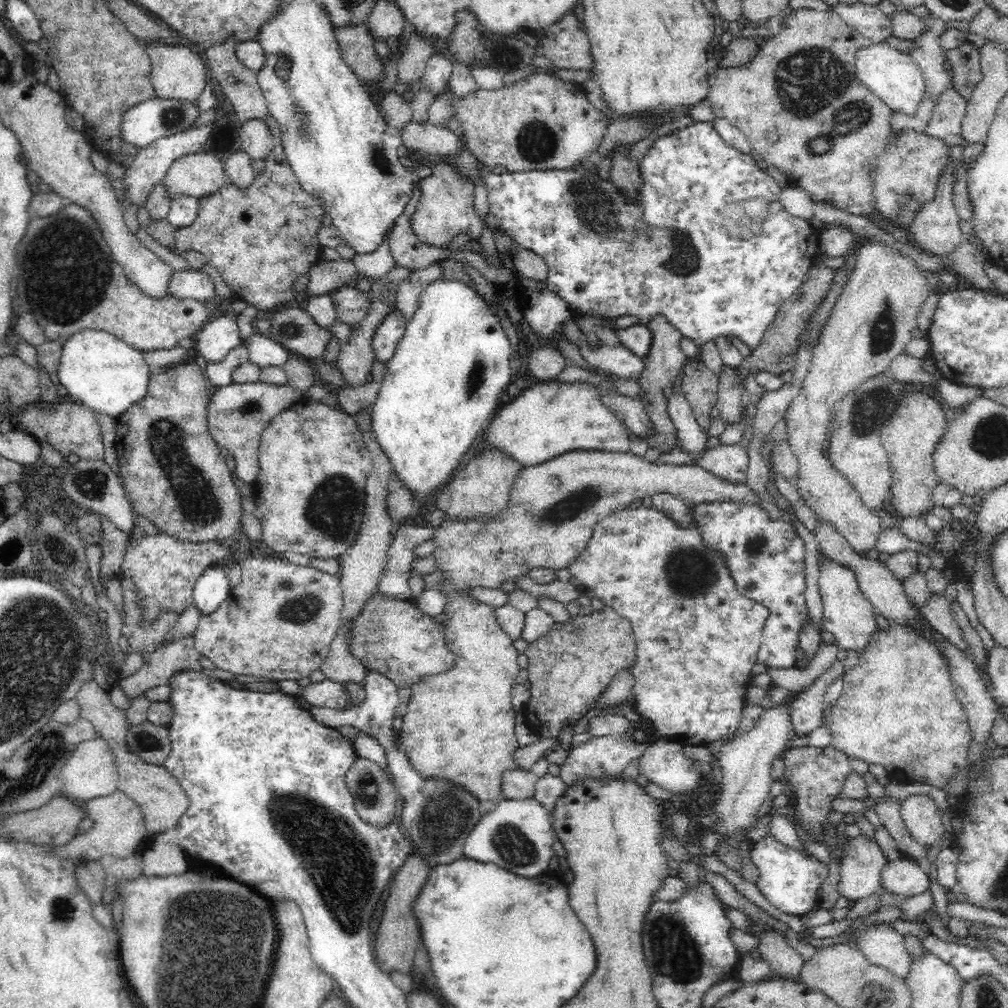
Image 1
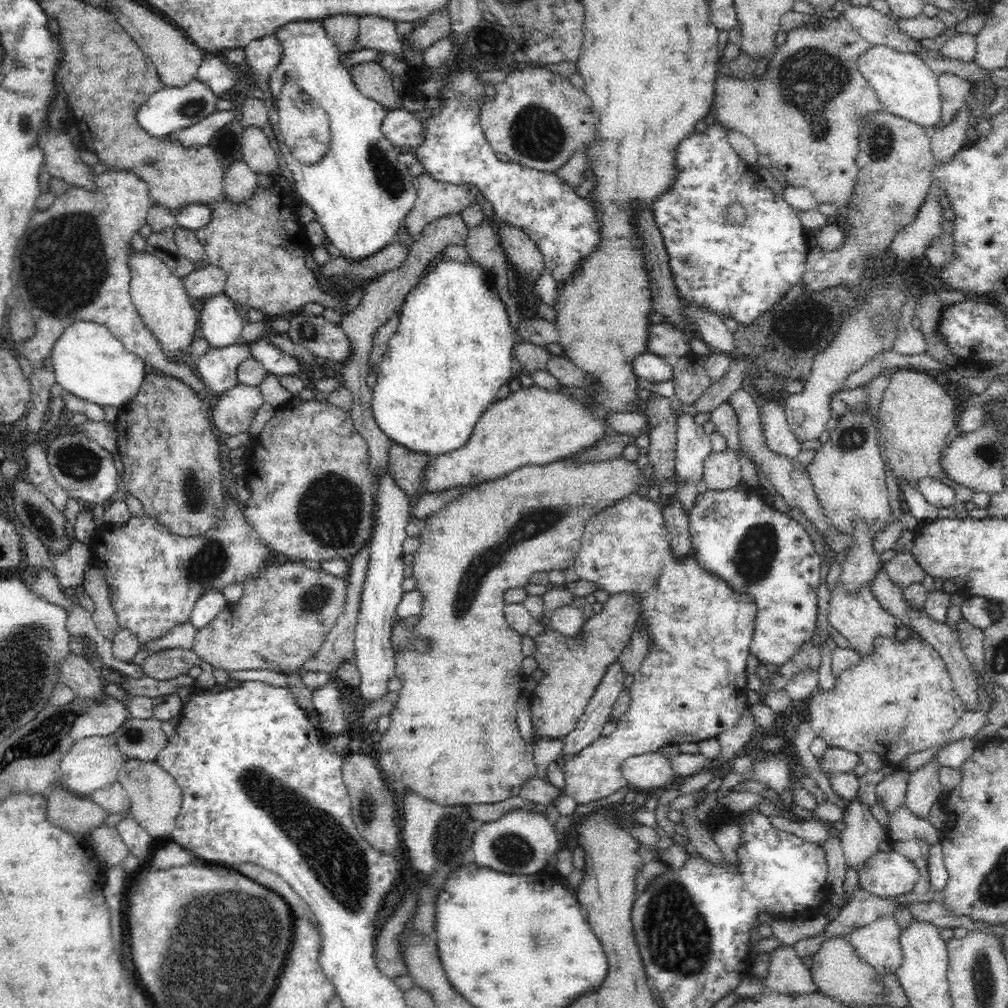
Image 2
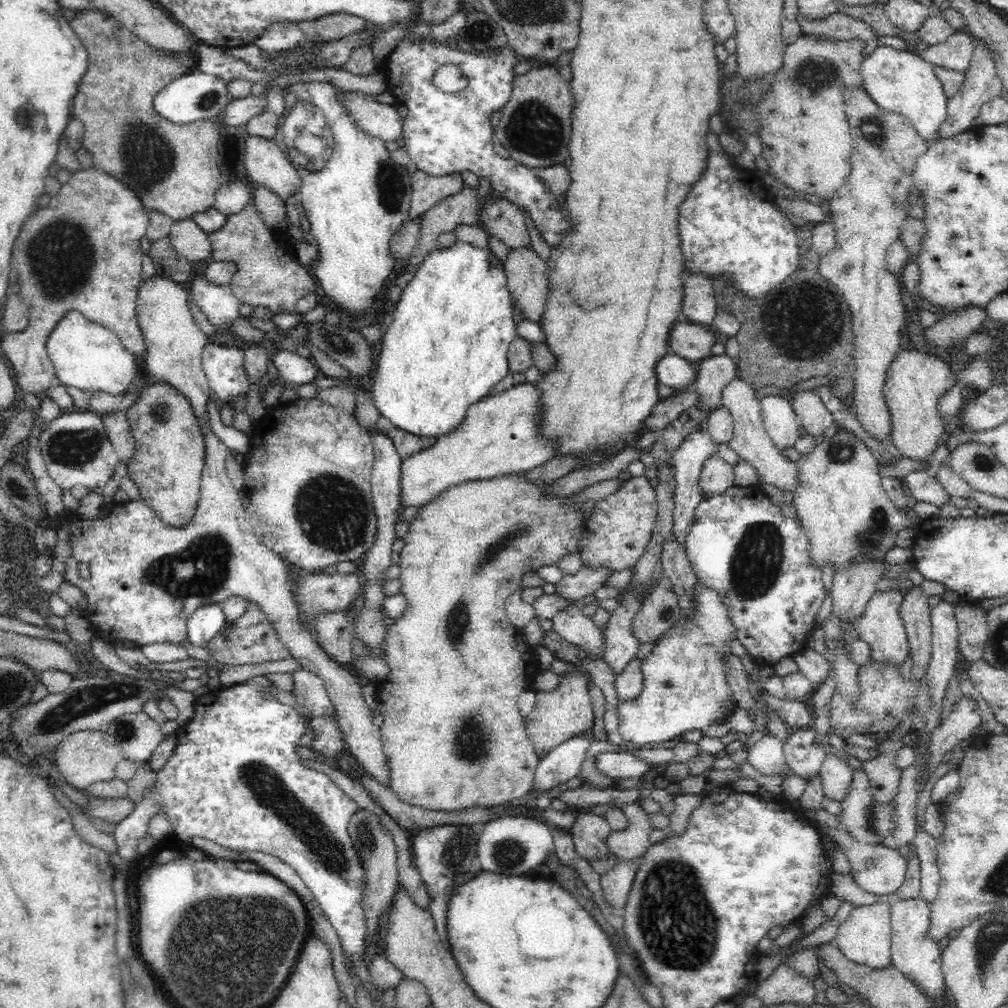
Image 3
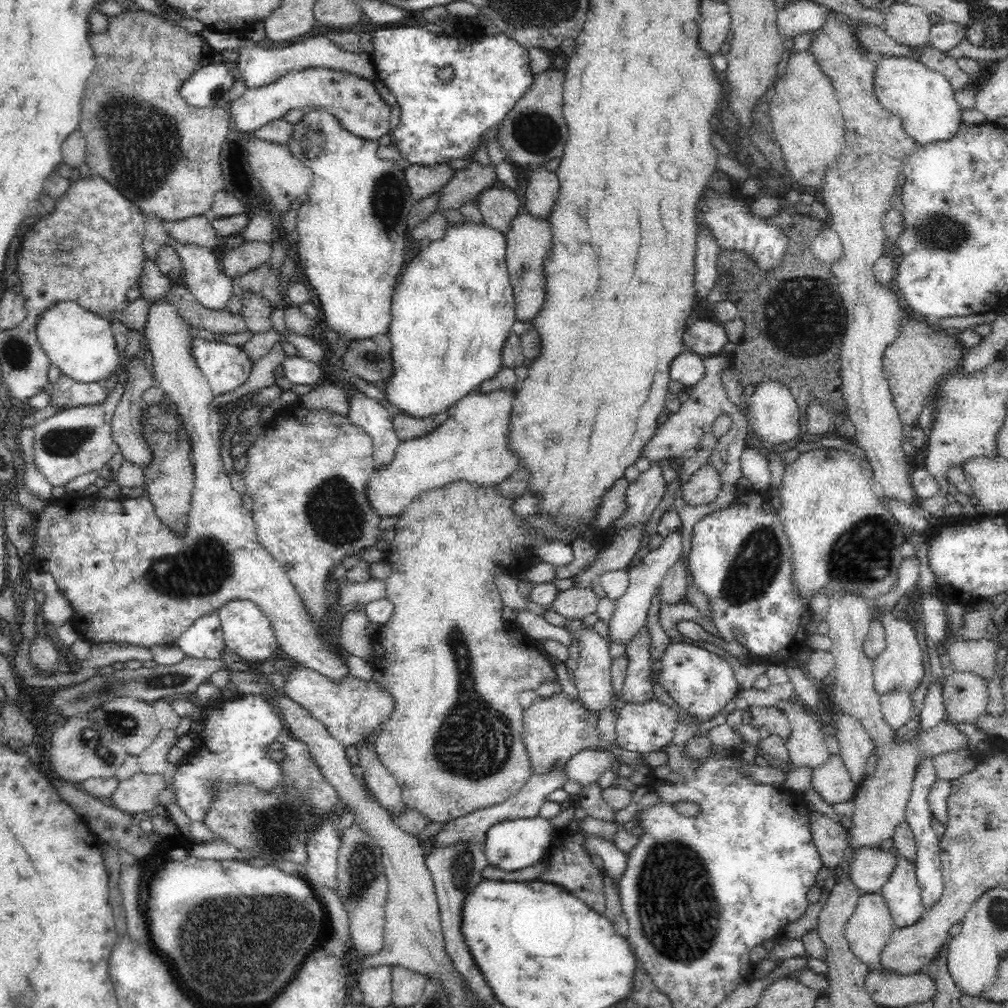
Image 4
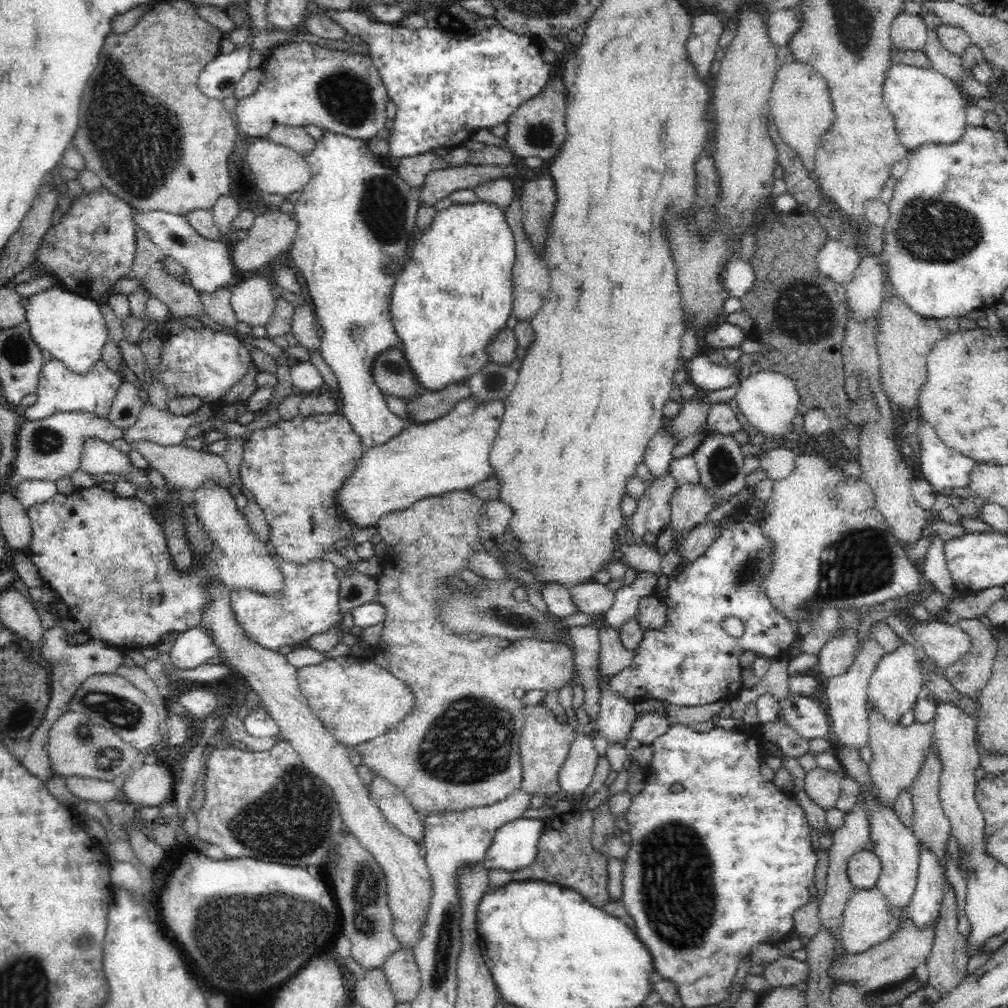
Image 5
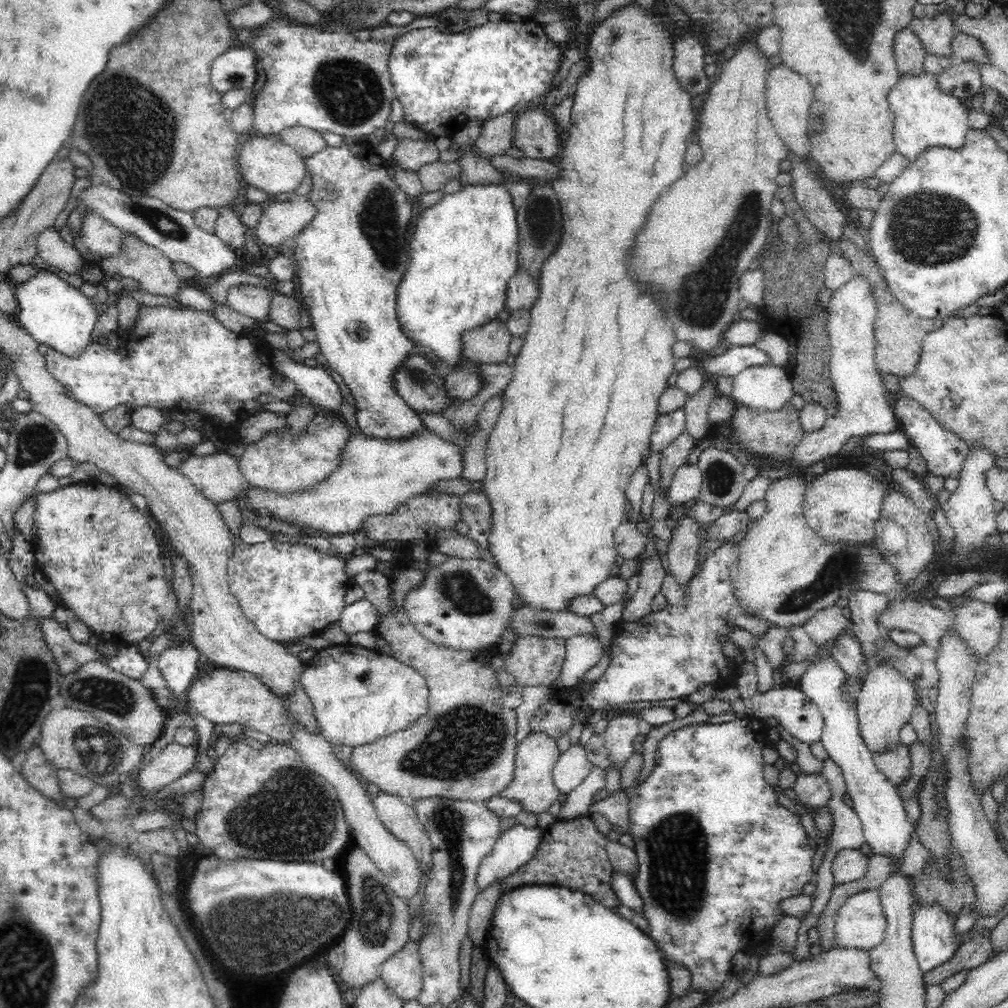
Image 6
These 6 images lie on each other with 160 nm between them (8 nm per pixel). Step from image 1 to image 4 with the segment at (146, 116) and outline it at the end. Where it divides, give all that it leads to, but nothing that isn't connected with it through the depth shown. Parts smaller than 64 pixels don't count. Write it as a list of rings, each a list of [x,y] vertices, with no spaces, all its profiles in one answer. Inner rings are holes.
[[[208,64],[199,68],[190,78],[180,84],[178,95],[186,105],[194,108],[228,110],[232,76],[222,64]]]

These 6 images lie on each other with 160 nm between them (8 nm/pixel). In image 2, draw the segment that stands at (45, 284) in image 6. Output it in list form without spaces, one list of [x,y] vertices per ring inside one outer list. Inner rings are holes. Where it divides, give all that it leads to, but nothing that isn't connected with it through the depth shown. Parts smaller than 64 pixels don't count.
[[[78,321],[66,327],[51,350],[55,380],[64,393],[96,404],[103,410],[112,407],[120,410],[138,395],[147,374],[144,361],[113,337],[104,325]]]

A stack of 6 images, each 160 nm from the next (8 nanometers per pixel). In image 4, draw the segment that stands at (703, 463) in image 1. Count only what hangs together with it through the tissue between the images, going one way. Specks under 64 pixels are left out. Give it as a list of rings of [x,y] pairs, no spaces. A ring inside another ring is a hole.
[[[708,463],[704,464],[683,484],[684,502],[692,507],[714,502],[724,484],[721,478],[716,468]]]

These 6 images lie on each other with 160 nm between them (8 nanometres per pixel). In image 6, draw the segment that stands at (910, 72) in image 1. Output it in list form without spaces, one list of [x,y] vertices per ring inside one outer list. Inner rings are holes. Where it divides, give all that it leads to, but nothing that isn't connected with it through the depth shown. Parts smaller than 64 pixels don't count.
[[[926,72],[900,75],[886,100],[894,115],[893,139],[897,152],[905,161],[914,162],[916,156],[930,146],[958,149],[964,144],[970,129],[968,103],[942,92],[937,85],[936,75]]]

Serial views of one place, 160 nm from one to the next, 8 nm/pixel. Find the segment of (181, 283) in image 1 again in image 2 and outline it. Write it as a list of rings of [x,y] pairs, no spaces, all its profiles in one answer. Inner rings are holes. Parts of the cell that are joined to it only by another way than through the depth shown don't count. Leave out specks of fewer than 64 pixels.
[[[221,268],[193,269],[181,279],[190,300],[202,302],[211,296],[225,292],[226,273]]]

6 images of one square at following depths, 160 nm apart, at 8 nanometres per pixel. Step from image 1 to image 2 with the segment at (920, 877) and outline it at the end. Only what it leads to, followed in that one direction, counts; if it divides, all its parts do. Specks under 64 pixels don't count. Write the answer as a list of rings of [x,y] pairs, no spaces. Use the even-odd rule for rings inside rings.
[[[878,851],[860,870],[860,888],[879,898],[901,898],[918,884],[920,871],[904,855]]]

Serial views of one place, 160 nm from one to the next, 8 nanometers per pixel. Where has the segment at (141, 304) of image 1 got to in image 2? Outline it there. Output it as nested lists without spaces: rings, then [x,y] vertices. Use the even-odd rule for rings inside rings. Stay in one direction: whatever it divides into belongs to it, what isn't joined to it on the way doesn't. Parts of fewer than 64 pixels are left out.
[[[232,109],[226,111],[215,110],[204,120],[188,126],[182,130],[175,131],[173,134],[164,137],[166,141],[178,141],[184,147],[203,147],[209,146],[210,140],[218,130],[228,124],[234,118]],[[130,169],[110,170],[107,173],[101,175],[96,174],[95,178],[96,187],[98,187],[98,194],[91,194],[88,190],[79,190],[78,188],[70,188],[66,194],[60,195],[51,205],[48,210],[35,212],[28,223],[25,233],[21,236],[18,242],[18,248],[14,255],[13,268],[15,272],[20,274],[20,296],[18,298],[19,305],[24,306],[25,309],[33,316],[36,325],[36,332],[32,338],[29,338],[26,342],[16,343],[15,354],[21,353],[23,356],[28,358],[35,368],[42,366],[42,360],[51,354],[54,343],[58,340],[59,336],[62,336],[66,327],[72,326],[74,322],[88,321],[95,322],[99,325],[104,325],[113,334],[114,338],[117,338],[126,347],[126,350],[137,354],[145,364],[146,371],[160,372],[161,376],[172,376],[179,378],[184,384],[192,388],[192,390],[200,394],[200,398],[204,398],[204,390],[206,389],[204,383],[200,380],[197,373],[192,366],[180,365],[169,360],[169,358],[163,353],[159,340],[155,338],[154,333],[150,332],[150,329],[144,324],[144,321],[140,318],[137,308],[131,299],[129,293],[130,284],[130,271],[128,271],[128,255],[126,255],[126,248],[130,243],[132,234],[139,232],[140,228],[147,222],[146,216],[150,206],[153,205],[150,195],[150,186],[145,182],[141,175],[130,172]]]

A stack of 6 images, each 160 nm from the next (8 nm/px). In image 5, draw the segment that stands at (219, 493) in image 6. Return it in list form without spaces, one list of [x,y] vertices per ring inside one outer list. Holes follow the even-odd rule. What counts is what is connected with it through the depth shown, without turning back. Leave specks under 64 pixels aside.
[[[134,441],[132,446],[148,462],[148,469],[161,474],[162,483],[173,489],[188,488],[196,490],[200,488],[206,480],[219,482],[222,486],[230,486],[230,473],[222,457],[208,451],[199,451],[191,449],[182,444],[178,446],[160,446],[148,441]]]

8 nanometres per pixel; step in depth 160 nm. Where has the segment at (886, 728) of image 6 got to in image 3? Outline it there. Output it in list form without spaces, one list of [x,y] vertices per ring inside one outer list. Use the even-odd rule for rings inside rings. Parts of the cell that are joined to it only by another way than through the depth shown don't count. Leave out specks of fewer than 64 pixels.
[[[876,591],[870,596],[870,600],[866,602],[862,614],[858,618],[854,618],[854,620],[848,620],[848,623],[854,629],[857,639],[866,642],[868,647],[870,647],[871,659],[876,662],[891,660],[894,662],[894,665],[902,665],[906,654],[909,652],[906,631],[899,615],[901,602],[902,591]]]

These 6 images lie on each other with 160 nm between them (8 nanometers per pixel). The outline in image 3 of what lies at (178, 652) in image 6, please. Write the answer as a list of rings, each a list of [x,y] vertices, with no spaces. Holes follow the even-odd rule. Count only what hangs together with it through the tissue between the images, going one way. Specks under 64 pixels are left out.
[[[220,602],[204,604],[196,608],[187,622],[187,639],[190,644],[204,647],[204,644],[218,634],[224,626],[225,614]]]

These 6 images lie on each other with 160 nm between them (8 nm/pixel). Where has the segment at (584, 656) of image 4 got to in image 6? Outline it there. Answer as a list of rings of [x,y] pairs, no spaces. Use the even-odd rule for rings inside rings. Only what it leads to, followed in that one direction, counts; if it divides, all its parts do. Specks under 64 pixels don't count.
[[[630,712],[619,713],[607,721],[603,732],[605,748],[610,752],[611,766],[621,770],[627,758],[632,756],[632,744],[638,735],[638,717]]]

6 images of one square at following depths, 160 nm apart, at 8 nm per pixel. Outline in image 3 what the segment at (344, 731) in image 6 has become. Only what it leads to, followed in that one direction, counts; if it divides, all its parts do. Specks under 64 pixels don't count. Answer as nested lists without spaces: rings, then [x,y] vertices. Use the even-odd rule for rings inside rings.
[[[307,669],[293,674],[295,699],[306,706],[313,718],[329,716],[335,718],[334,707],[330,701],[323,680]]]

